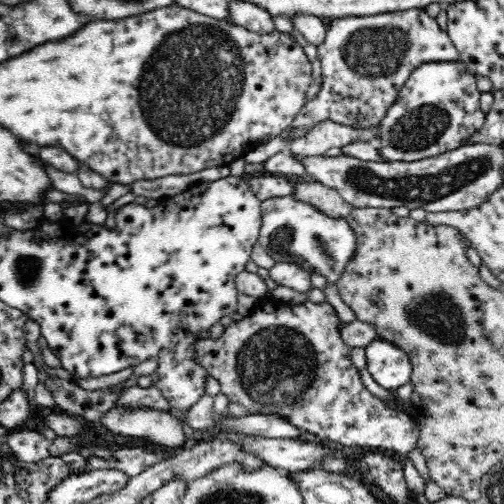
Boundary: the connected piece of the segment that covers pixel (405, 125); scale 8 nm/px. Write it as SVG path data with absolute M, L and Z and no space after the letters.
M425 62L408 76L398 92L398 99L378 122L376 139L379 146L376 149L386 162L414 162L435 157L467 144L467 140L485 123L485 116L486 112L480 107L480 91L476 87L476 79L464 62Z

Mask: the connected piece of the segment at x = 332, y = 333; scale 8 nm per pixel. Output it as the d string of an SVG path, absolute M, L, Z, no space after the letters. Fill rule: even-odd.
M274 297L253 300L241 320L232 322L214 337L199 339L193 345L194 362L217 379L228 400L244 406L247 414L260 410L280 410L275 415L286 419L314 440L328 439L345 447L362 447L383 451L395 458L408 457L417 448L419 426L412 414L394 410L392 405L374 396L362 381L362 376L350 361L351 348L341 338L339 318L329 304L307 301L296 306L284 306Z

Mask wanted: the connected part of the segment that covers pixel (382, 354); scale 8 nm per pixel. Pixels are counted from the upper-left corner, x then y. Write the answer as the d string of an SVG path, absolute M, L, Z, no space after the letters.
M377 339L366 348L367 370L384 390L396 390L412 378L410 357L394 343Z

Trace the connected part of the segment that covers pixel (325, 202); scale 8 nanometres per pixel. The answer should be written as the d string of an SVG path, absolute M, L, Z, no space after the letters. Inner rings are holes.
M316 180L298 183L293 197L311 204L332 218L345 218L352 210L352 205L349 205L338 191L330 189Z

